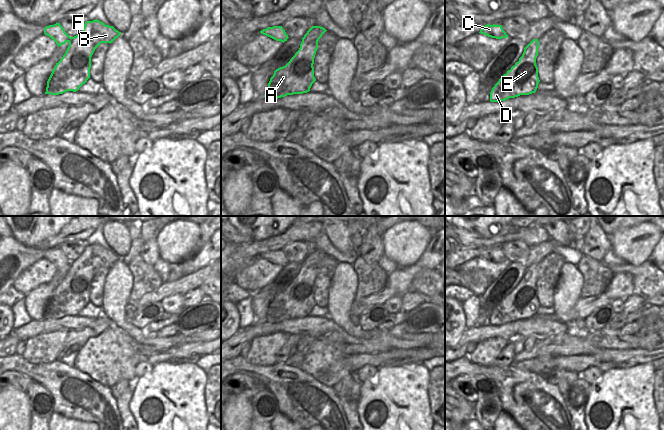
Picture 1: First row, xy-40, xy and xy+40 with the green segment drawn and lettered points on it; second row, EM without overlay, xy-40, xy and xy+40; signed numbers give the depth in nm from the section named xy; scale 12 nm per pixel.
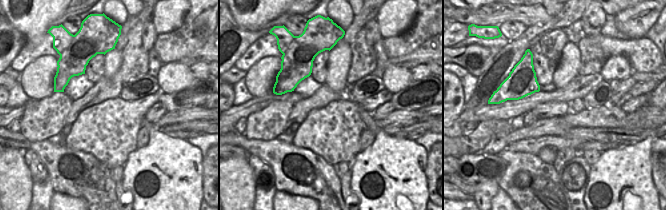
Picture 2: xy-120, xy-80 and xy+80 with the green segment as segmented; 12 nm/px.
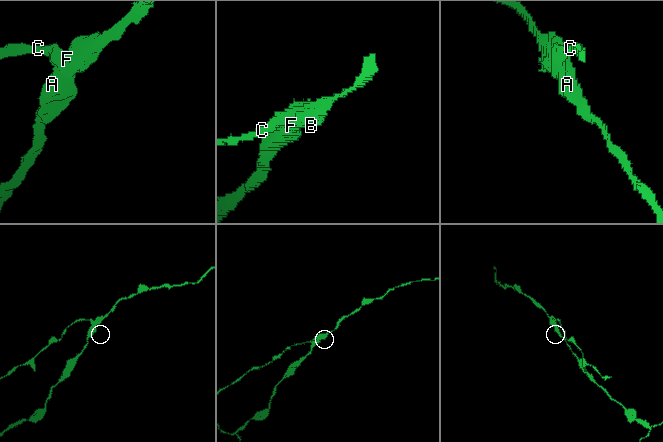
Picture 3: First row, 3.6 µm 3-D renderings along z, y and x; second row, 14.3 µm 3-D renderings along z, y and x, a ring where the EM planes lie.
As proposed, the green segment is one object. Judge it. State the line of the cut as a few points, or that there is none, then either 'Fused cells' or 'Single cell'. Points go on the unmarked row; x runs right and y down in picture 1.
Split along xy-40 (62, 281), (78, 286), (81, 289), (88, 288), (90, 290). Fused cells.

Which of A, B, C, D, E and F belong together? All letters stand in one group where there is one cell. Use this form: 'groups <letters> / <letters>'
groups A D E / B C F

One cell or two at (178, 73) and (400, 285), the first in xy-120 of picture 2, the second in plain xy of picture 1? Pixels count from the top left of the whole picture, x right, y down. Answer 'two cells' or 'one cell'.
two cells

